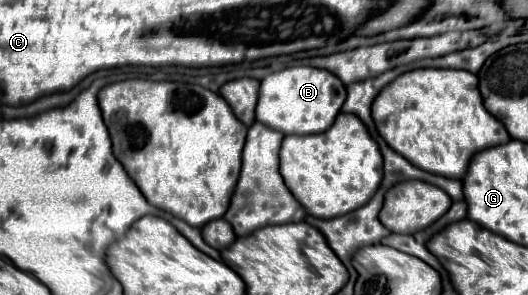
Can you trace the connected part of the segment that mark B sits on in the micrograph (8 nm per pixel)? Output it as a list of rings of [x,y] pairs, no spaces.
[[[289,67],[279,73],[271,73],[261,81],[259,101],[257,101],[257,121],[273,127],[281,133],[321,133],[327,131],[337,113],[345,103],[347,89],[345,85],[329,71],[321,71],[317,67]]]

